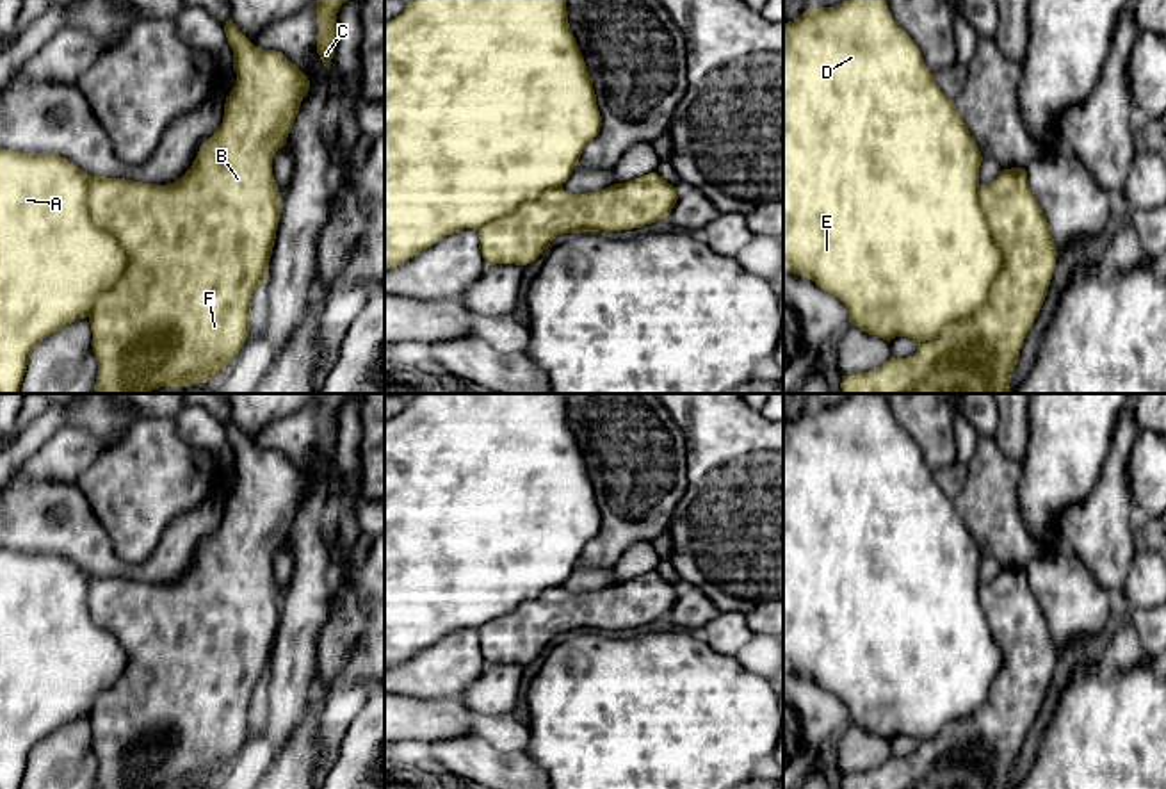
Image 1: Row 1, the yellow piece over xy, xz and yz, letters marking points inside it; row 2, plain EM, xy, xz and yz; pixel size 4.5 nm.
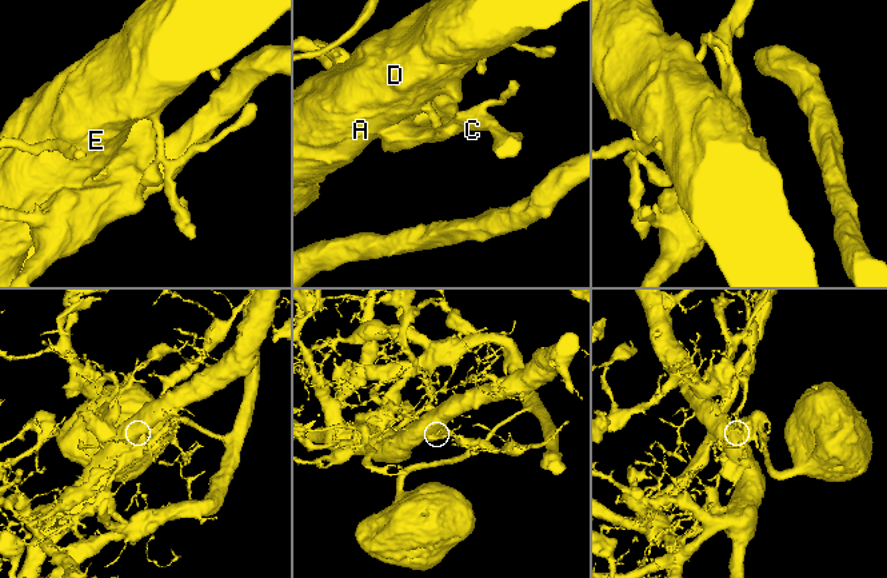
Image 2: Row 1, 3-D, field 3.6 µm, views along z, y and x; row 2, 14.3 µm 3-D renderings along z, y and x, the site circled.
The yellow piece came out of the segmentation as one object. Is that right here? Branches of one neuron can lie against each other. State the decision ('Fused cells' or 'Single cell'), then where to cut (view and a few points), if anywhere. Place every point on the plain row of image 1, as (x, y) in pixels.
Fused cells. Split along yz (981, 585), (979, 604), (1001, 670), (987, 697), (939, 732)

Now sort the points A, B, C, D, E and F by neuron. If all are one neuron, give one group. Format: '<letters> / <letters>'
A D E / B C F

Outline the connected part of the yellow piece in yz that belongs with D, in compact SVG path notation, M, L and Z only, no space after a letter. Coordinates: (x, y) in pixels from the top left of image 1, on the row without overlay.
M851 394L835 406L810 406L783 424L783 666L838 696L851 723L887 741L895 736L926 741L935 739L945 725L970 716L986 700L1000 671L1002 654L979 602L981 561L983 554L954 500L940 490L917 443L895 424L881 394Z

